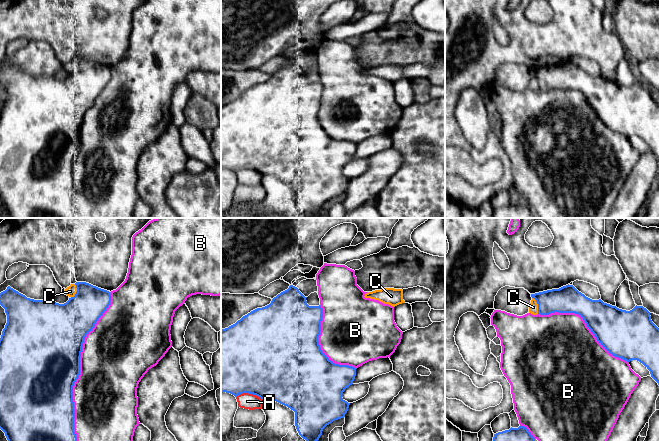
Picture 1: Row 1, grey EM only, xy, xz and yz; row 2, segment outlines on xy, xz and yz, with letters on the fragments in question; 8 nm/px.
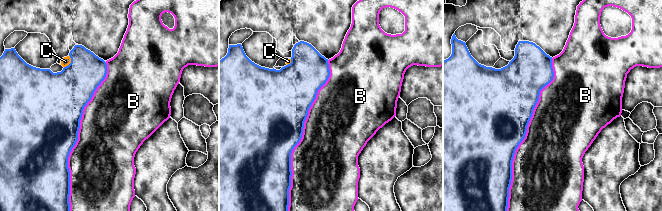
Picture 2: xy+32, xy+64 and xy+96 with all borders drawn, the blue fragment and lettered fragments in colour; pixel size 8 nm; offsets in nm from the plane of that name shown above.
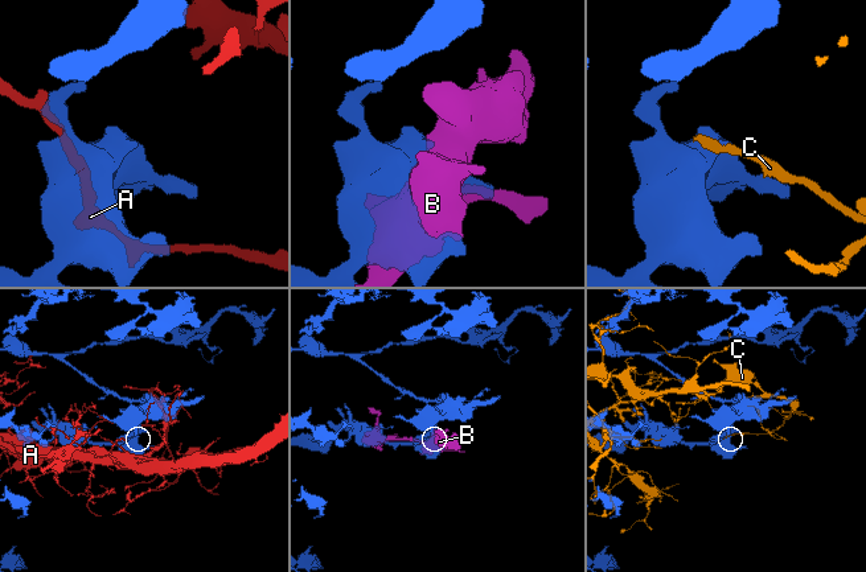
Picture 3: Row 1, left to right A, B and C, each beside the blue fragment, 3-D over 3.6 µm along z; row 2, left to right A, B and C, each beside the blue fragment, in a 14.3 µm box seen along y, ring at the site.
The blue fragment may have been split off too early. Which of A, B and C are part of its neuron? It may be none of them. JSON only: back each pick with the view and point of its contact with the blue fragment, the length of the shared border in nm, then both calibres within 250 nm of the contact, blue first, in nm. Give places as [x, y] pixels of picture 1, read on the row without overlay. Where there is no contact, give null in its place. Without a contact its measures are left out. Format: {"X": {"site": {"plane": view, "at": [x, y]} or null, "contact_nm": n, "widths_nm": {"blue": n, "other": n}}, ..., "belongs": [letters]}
{"B": {"site": {"plane": "xy", "at": [79, 143]}, "contact_nm": 1250, "widths_nm": {"blue": 500, "other": 500}}, "belongs": ["B"]}

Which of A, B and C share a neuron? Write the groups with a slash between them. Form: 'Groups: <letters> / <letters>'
Groups: A / B / C

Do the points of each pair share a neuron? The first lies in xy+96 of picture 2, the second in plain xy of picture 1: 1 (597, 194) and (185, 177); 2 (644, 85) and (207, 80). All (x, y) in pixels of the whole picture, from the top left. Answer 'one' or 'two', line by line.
1: two
2: one

